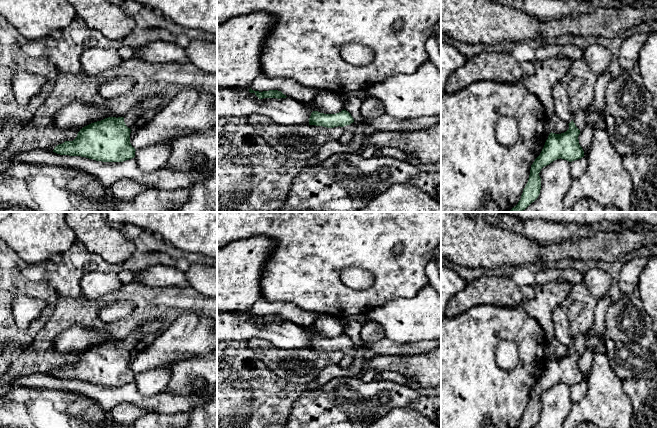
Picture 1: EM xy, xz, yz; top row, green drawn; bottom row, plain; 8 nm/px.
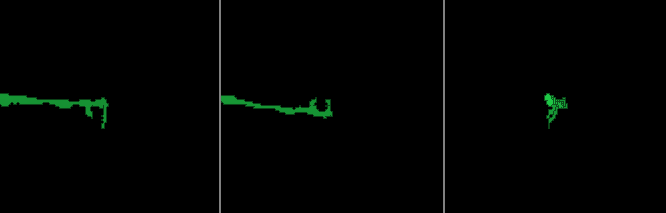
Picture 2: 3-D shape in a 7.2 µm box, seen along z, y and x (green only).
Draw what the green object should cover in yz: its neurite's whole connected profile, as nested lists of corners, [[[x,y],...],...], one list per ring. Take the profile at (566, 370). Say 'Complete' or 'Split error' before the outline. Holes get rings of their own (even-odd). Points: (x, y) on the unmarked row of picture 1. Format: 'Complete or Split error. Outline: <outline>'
Split error. Outline: [[[587,332],[581,333],[574,337],[573,344],[568,348],[569,353],[566,356],[549,358],[540,379],[531,389],[529,403],[518,428],[531,428],[538,422],[541,414],[539,397],[543,391],[560,382],[572,386],[584,381],[578,360],[585,351],[589,340]]]

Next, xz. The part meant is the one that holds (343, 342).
Split error. Outline: [[[345,333],[336,338],[324,338],[313,335],[309,342],[309,349],[323,350],[327,352],[343,351],[346,355],[360,356],[360,347],[354,345],[351,338]]]

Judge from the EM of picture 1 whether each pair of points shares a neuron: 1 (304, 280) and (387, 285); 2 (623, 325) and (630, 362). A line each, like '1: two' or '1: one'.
1: one
2: one

